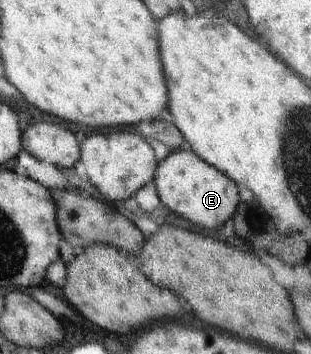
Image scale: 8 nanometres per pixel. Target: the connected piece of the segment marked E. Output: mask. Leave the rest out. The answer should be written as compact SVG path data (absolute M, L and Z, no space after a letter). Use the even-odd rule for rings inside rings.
M192 149L172 150L157 164L153 181L157 185L160 201L177 215L205 229L221 227L235 213L235 209L239 209L237 185L227 175L215 169L214 165L203 161Z

